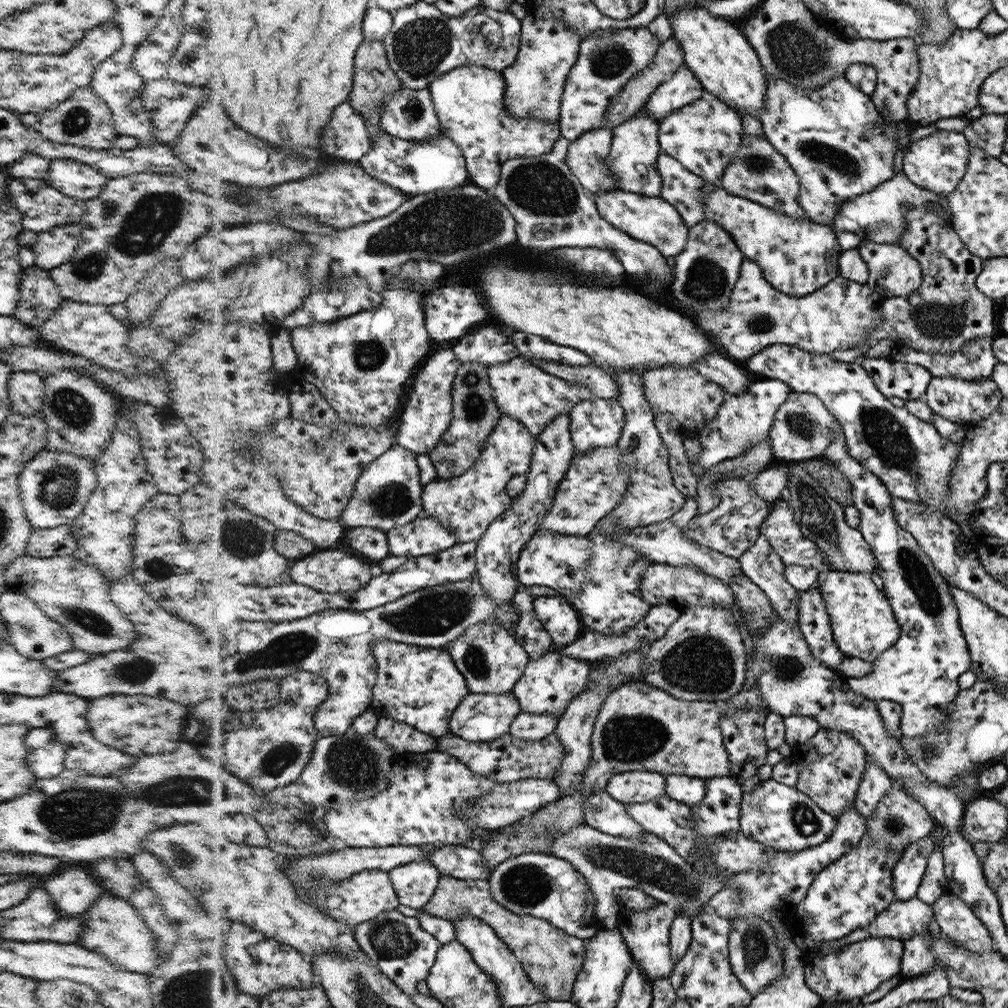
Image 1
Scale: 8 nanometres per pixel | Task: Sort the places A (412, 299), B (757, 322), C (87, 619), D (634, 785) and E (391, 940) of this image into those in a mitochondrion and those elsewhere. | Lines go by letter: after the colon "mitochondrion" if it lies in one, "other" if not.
A: other
B: mitochondrion
C: mitochondrion
D: mitochondrion
E: mitochondrion

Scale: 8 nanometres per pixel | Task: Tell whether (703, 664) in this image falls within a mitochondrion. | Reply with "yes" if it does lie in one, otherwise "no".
yes

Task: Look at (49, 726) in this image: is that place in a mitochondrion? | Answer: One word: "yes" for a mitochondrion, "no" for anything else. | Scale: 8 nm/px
no

